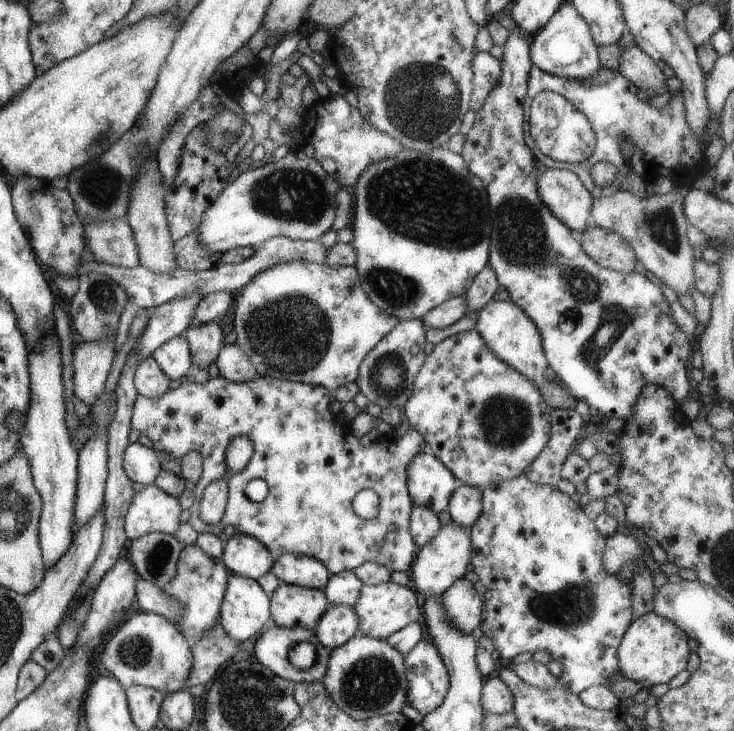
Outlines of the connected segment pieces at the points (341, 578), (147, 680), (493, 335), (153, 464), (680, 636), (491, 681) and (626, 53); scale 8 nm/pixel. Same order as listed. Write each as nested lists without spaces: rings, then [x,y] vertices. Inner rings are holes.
[[[340,571],[330,575],[330,580],[326,583],[323,591],[330,604],[353,607],[358,602],[364,585],[354,571]]]
[[[141,611],[118,627],[106,638],[99,653],[100,663],[116,680],[127,688],[142,685],[159,690],[163,695],[184,689],[193,665],[192,643],[165,616]]]
[[[506,299],[505,301],[490,300],[479,312],[474,326],[482,336],[488,348],[506,364],[521,372],[527,379],[533,380],[538,385],[546,404],[551,408],[569,409],[574,407],[576,399],[564,391],[562,384],[556,379],[548,379],[545,375],[549,366],[542,346],[542,336],[535,327],[534,321],[517,304]]]
[[[138,443],[129,444],[124,450],[122,466],[134,482],[151,485],[162,470],[158,451]]]
[[[658,613],[640,616],[626,629],[617,650],[619,670],[633,681],[639,682],[650,691],[656,684],[668,683],[676,674],[687,668],[690,648],[688,635],[671,620]]]
[[[493,674],[484,679],[481,703],[486,713],[502,714],[513,710],[513,692],[501,678]]]
[[[638,45],[627,47],[618,58],[620,71],[638,89],[660,90],[667,88],[667,78],[653,58]]]

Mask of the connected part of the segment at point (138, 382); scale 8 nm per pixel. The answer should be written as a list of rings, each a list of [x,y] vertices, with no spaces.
[[[152,355],[142,360],[135,370],[134,382],[138,395],[158,398],[169,389],[170,381],[169,376]]]

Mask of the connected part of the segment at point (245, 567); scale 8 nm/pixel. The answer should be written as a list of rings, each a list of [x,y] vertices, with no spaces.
[[[238,532],[228,540],[221,559],[228,571],[254,580],[270,571],[275,563],[262,541]]]

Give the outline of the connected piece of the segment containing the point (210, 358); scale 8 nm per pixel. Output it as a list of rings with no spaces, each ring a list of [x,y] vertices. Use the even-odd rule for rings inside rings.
[[[218,320],[190,326],[184,336],[189,342],[194,372],[214,363],[224,345],[224,334]]]

